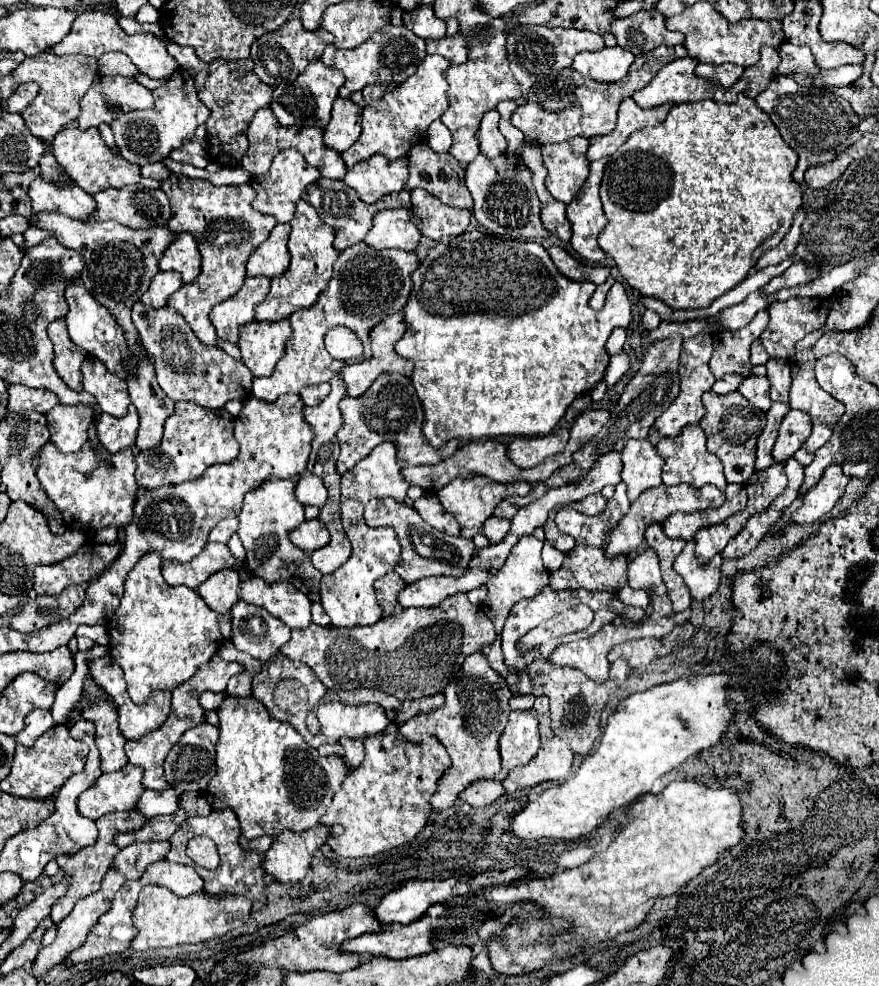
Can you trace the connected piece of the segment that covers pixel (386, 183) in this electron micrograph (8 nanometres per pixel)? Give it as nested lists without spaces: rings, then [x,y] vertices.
[[[377,154],[369,160],[361,160],[351,168],[343,182],[357,190],[363,202],[377,202],[379,198],[403,190],[409,180],[409,166],[407,156],[399,160],[387,160],[385,156]]]

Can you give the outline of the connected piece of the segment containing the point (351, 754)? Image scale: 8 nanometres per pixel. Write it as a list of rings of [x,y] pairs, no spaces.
[[[341,738],[338,743],[345,748],[345,764],[349,772],[353,772],[365,756],[364,744],[360,739]]]

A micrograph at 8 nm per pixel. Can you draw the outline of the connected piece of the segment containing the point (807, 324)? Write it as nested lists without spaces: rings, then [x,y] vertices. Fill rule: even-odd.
[[[791,298],[787,302],[773,302],[769,306],[769,326],[765,328],[765,332],[759,336],[763,348],[767,350],[767,354],[771,358],[785,358],[791,360],[793,352],[795,352],[795,344],[809,332],[823,328],[825,318],[829,312],[829,304],[827,300],[819,300],[819,298]]]

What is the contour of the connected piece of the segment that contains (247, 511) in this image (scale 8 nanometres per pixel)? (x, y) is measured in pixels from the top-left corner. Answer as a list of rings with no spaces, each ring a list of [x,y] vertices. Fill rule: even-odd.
[[[273,476],[271,480],[267,480],[267,484],[263,484],[263,488],[255,488],[255,492],[247,492],[243,510],[239,514],[237,534],[247,550],[247,564],[257,578],[263,578],[267,582],[289,580],[315,602],[319,600],[321,574],[313,568],[309,554],[293,546],[289,540],[289,532],[305,520],[303,504],[295,498],[297,480],[299,476],[287,480],[279,480],[277,476]]]

